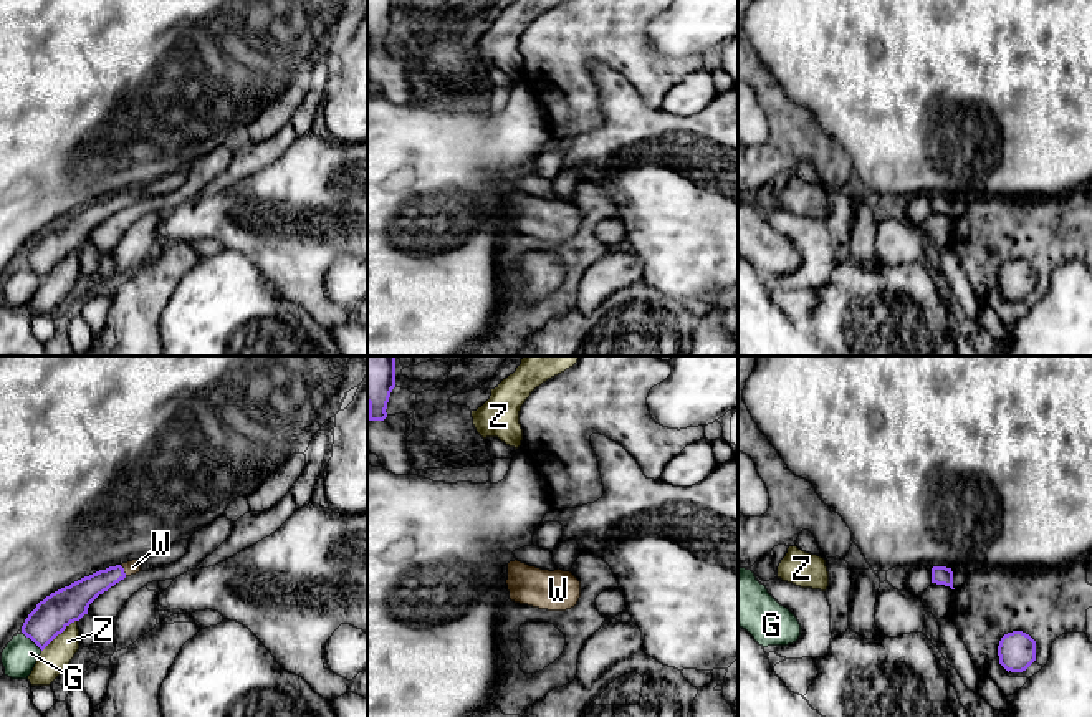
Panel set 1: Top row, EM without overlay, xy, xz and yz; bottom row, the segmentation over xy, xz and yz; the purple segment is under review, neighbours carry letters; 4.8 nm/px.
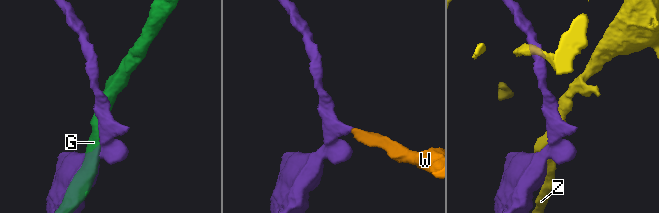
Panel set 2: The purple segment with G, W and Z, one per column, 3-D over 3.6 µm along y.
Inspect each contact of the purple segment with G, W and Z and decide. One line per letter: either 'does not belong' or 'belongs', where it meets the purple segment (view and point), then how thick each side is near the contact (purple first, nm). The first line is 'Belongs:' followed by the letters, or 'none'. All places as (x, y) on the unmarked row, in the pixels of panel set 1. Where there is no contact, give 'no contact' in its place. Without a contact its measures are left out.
Belongs: W
G: does not belong; contact xy (33, 270); calibres 180 and 170 nm
W: belongs; contact xy (123, 199); calibres 140 and 70 nm
Z: does not belong; contact xy (58, 262); calibres 180 and 140 nm

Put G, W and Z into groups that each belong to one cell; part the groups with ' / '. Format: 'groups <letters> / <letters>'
groups G / W / Z

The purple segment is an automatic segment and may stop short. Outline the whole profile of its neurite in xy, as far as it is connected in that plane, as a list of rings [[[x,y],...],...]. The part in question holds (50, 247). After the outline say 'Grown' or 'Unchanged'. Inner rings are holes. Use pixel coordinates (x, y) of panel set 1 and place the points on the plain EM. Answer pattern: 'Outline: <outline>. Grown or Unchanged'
Outline: [[[142,187],[109,195],[51,222],[28,243],[22,262],[43,280],[71,252],[88,243],[89,233],[99,224],[126,205],[139,202],[141,192]]]. Grown

